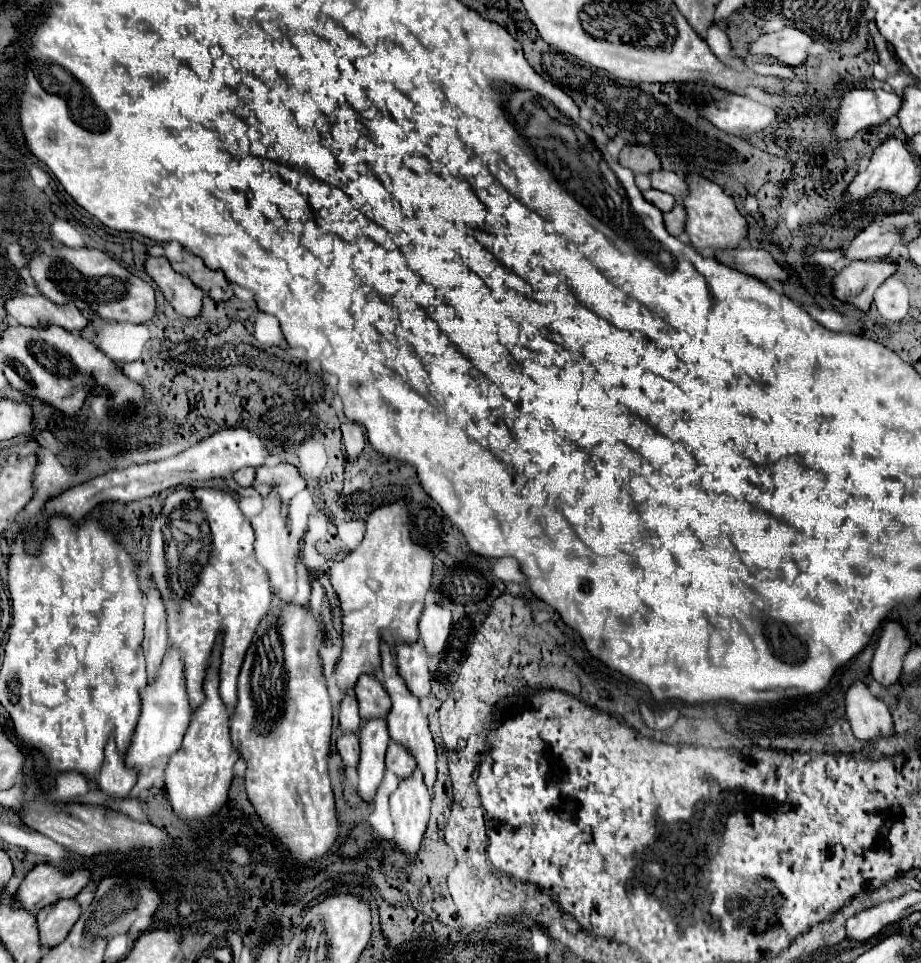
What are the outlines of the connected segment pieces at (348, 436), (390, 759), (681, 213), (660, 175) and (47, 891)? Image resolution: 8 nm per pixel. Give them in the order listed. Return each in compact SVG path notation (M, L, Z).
M347 422L347 424L341 424L341 432L343 432L343 446L345 446L345 452L349 454L349 458L361 456L363 446L365 446L363 428L359 424Z
M391 744L387 750L387 770L391 770L397 778L409 778L417 768L413 756L399 744Z
M677 204L671 212L665 214L665 226L669 230L669 234L673 236L683 236L685 232L685 222L687 222L687 212L685 212L685 206Z
M659 170L659 172L653 172L649 178L651 178L651 186L653 186L653 188L671 194L671 196L675 196L677 200L681 200L681 198L685 196L685 192L689 192L689 186L687 186L685 178L677 176L675 172Z
M37 864L19 884L13 900L23 910L37 914L37 910L51 906L61 898L75 898L81 888L89 882L89 872L75 870L75 872L61 872L55 866Z

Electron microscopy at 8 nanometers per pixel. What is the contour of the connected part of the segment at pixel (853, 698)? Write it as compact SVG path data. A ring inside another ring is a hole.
M855 682L847 690L845 702L849 724L859 740L877 740L895 734L889 706L875 698L863 682Z

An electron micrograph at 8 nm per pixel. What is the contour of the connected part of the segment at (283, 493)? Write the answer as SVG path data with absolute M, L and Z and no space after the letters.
M277 464L277 466L259 466L255 470L255 480L251 484L261 496L269 494L269 490L277 490L281 500L293 498L297 492L305 488L305 480L291 464Z

